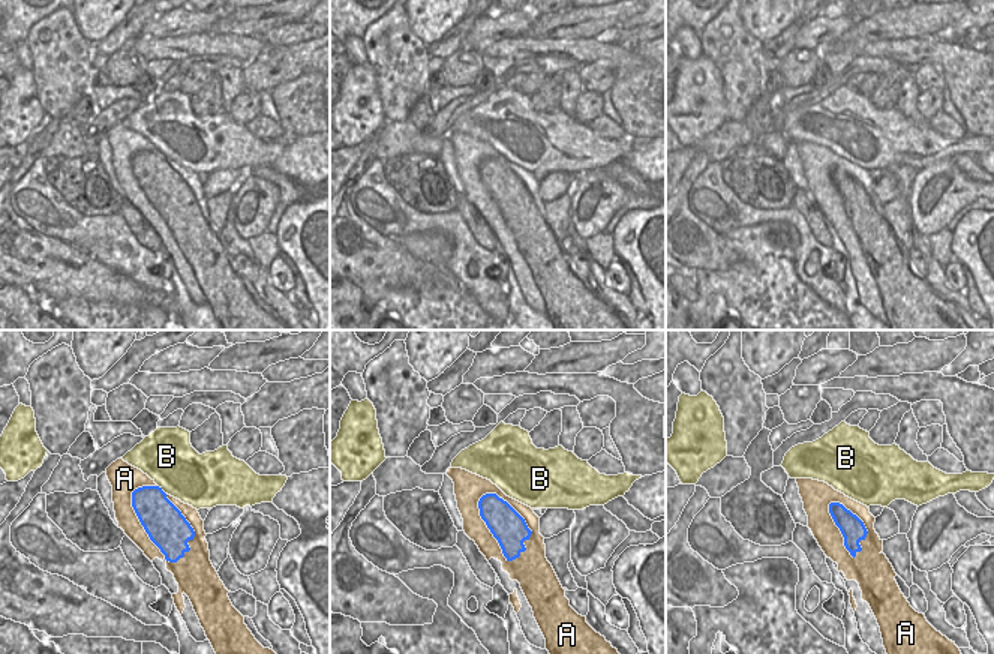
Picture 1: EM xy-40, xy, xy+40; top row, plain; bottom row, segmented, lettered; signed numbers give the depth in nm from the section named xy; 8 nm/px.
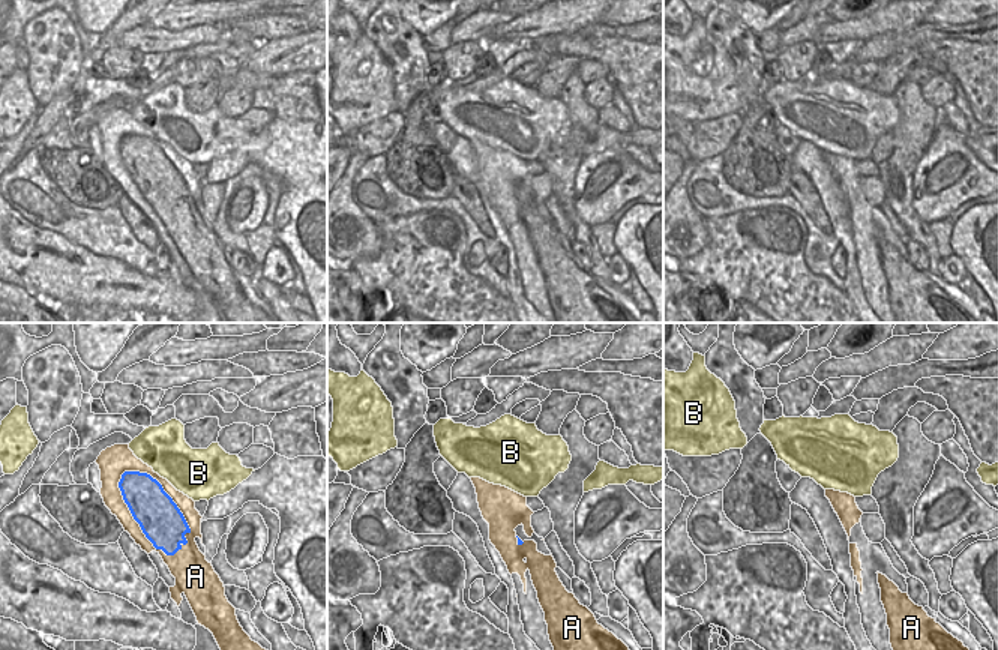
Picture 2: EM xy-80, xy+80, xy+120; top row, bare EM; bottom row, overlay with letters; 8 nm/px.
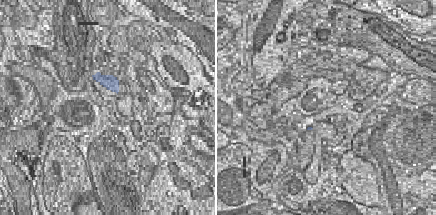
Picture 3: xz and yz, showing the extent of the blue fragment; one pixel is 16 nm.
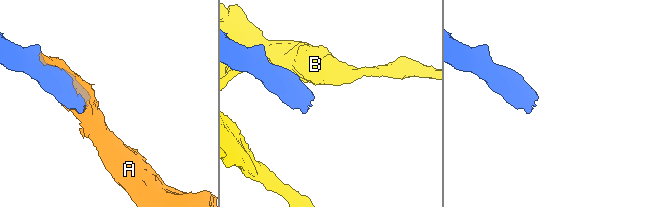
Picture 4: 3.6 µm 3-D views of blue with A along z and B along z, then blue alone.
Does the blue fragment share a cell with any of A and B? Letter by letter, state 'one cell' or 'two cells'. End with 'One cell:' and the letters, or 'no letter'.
A: one cell
B: two cells
One cell: A

